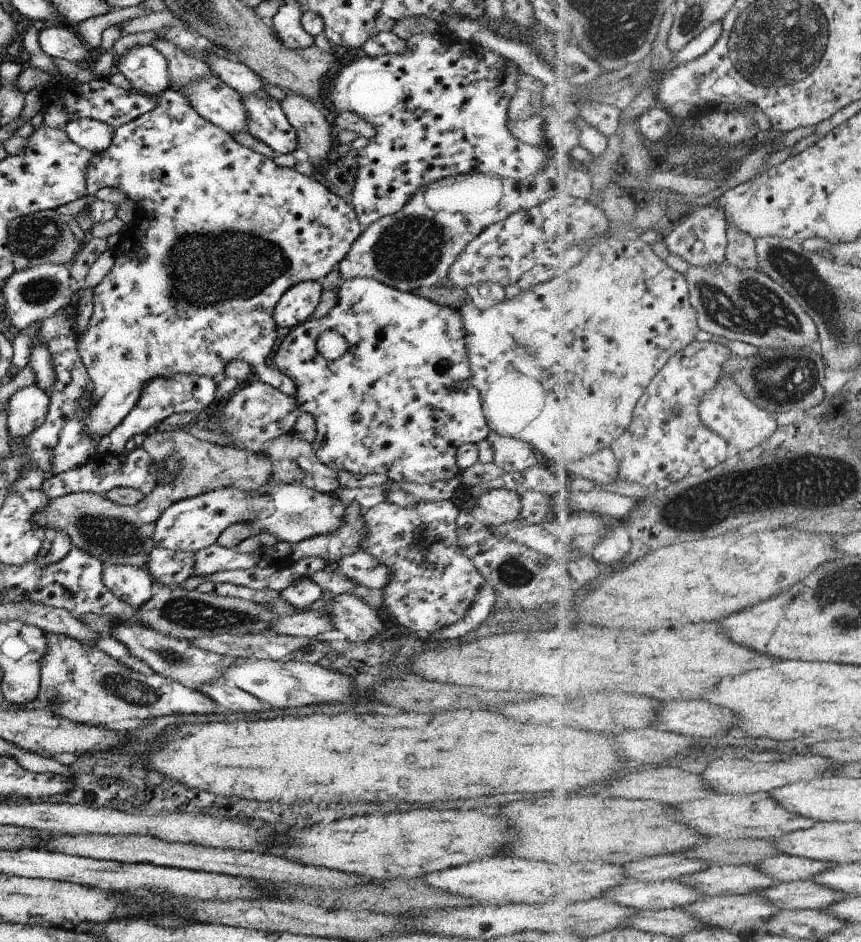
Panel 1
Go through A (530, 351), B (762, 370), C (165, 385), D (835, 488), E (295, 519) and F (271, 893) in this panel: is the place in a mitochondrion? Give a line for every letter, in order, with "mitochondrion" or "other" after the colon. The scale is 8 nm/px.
A: mitochondrion
B: mitochondrion
C: mitochondrion
D: mitochondrion
E: mitochondrion
F: other

